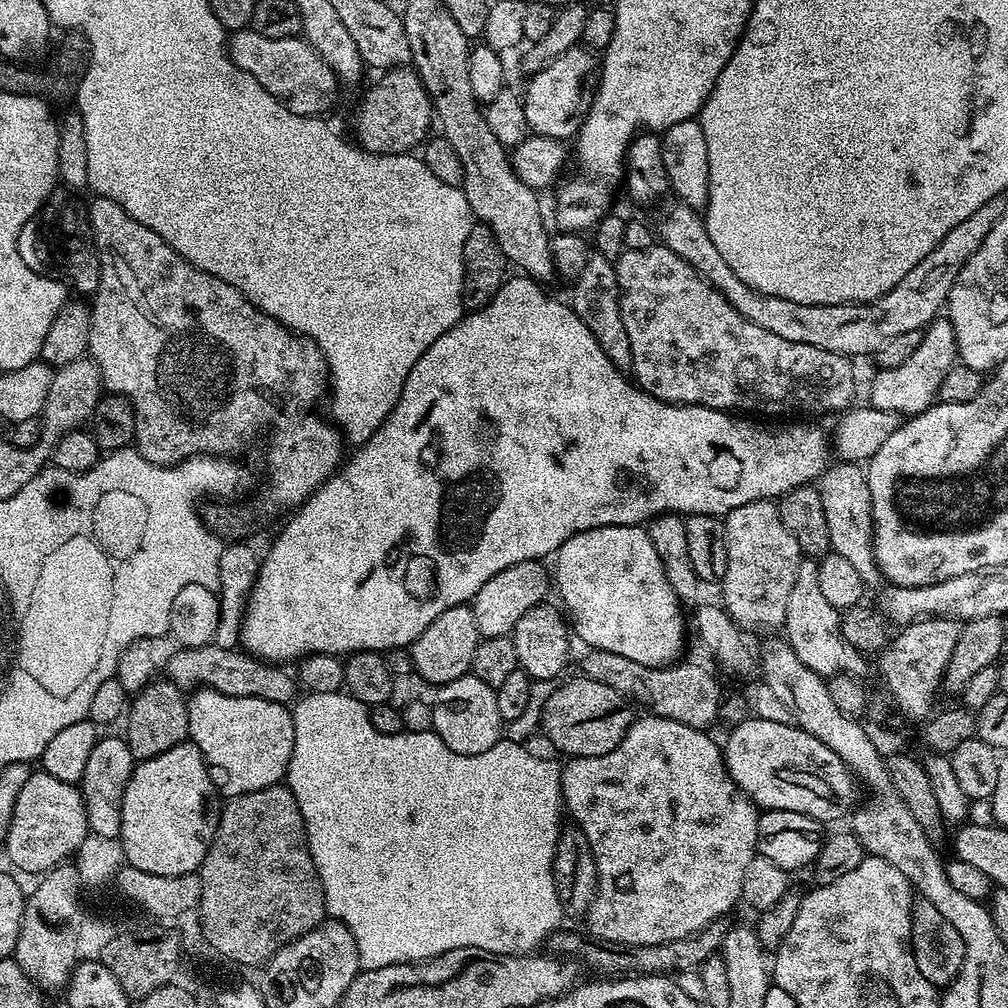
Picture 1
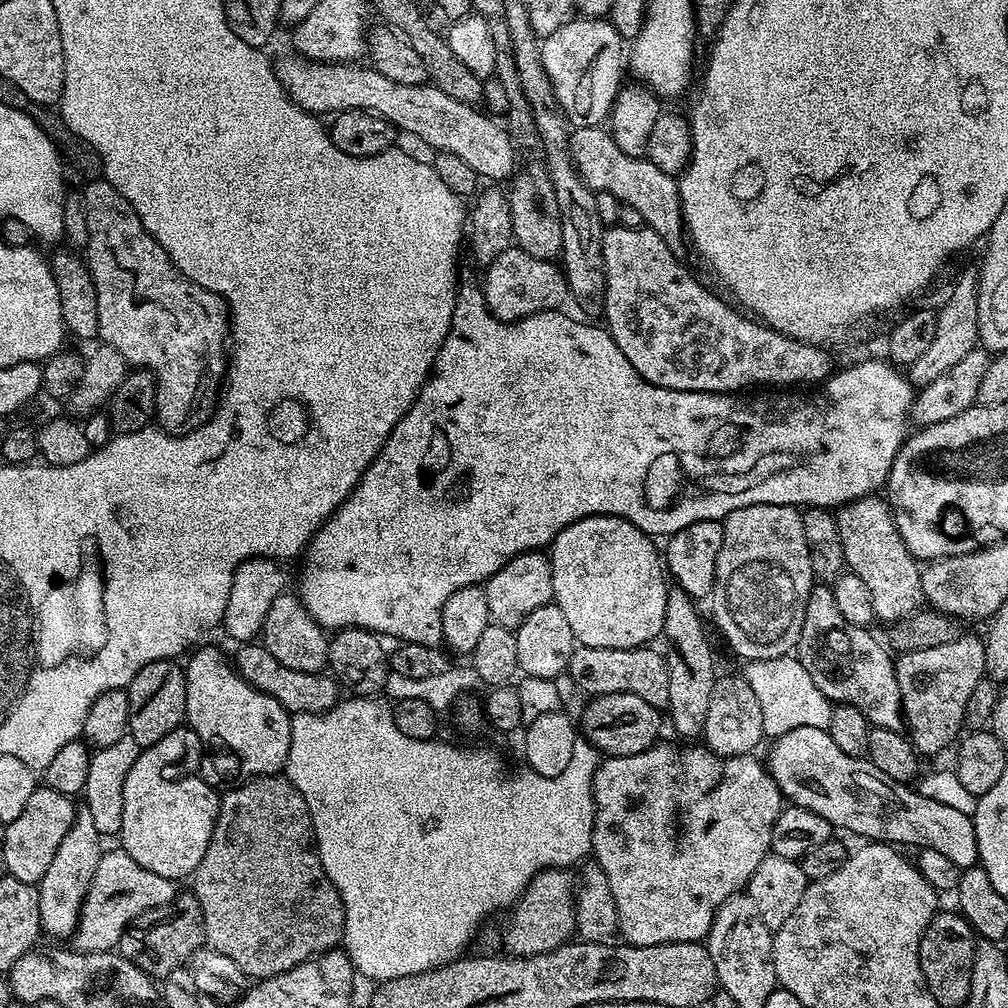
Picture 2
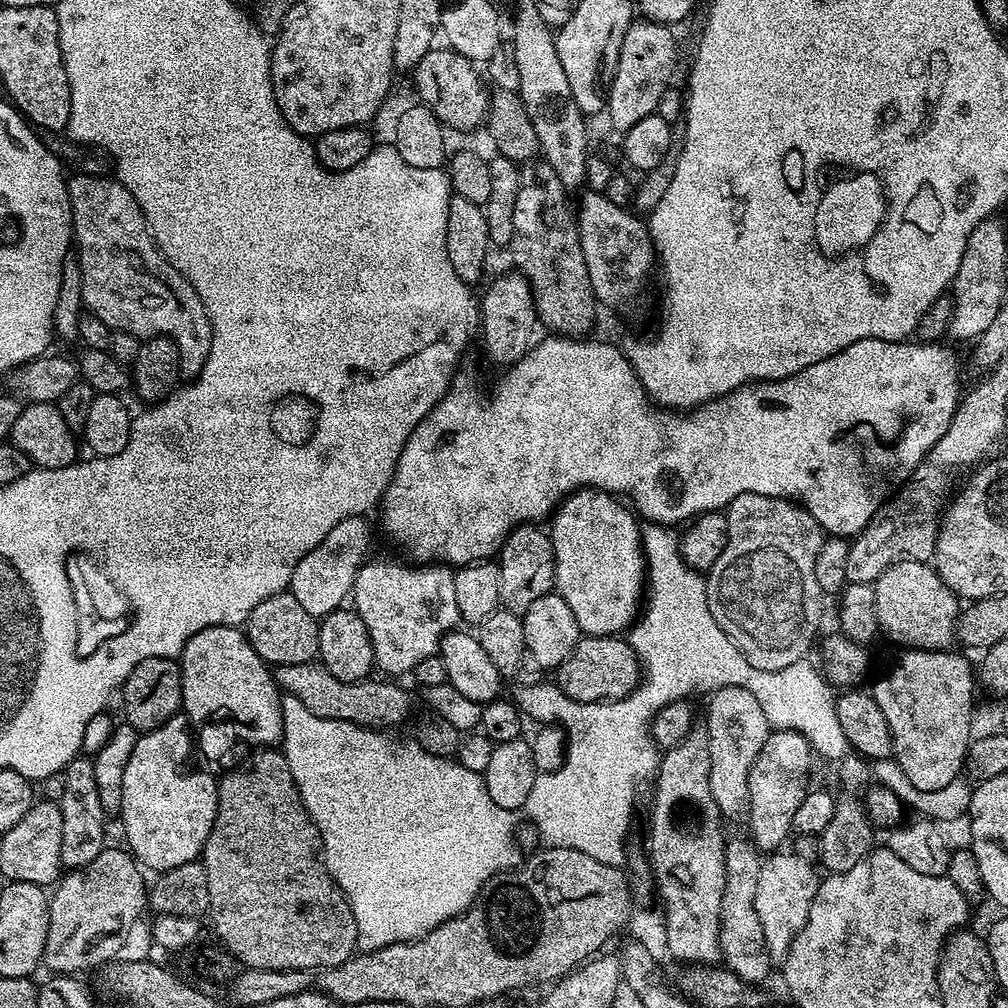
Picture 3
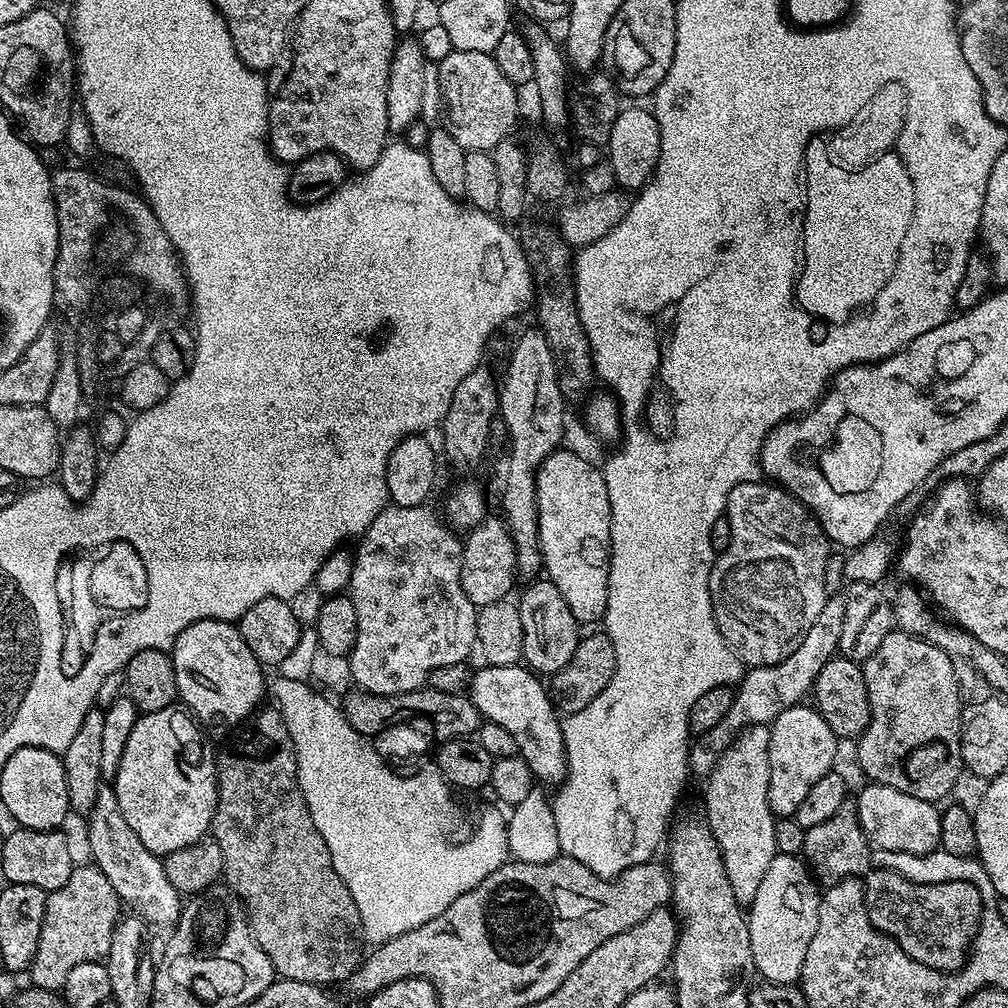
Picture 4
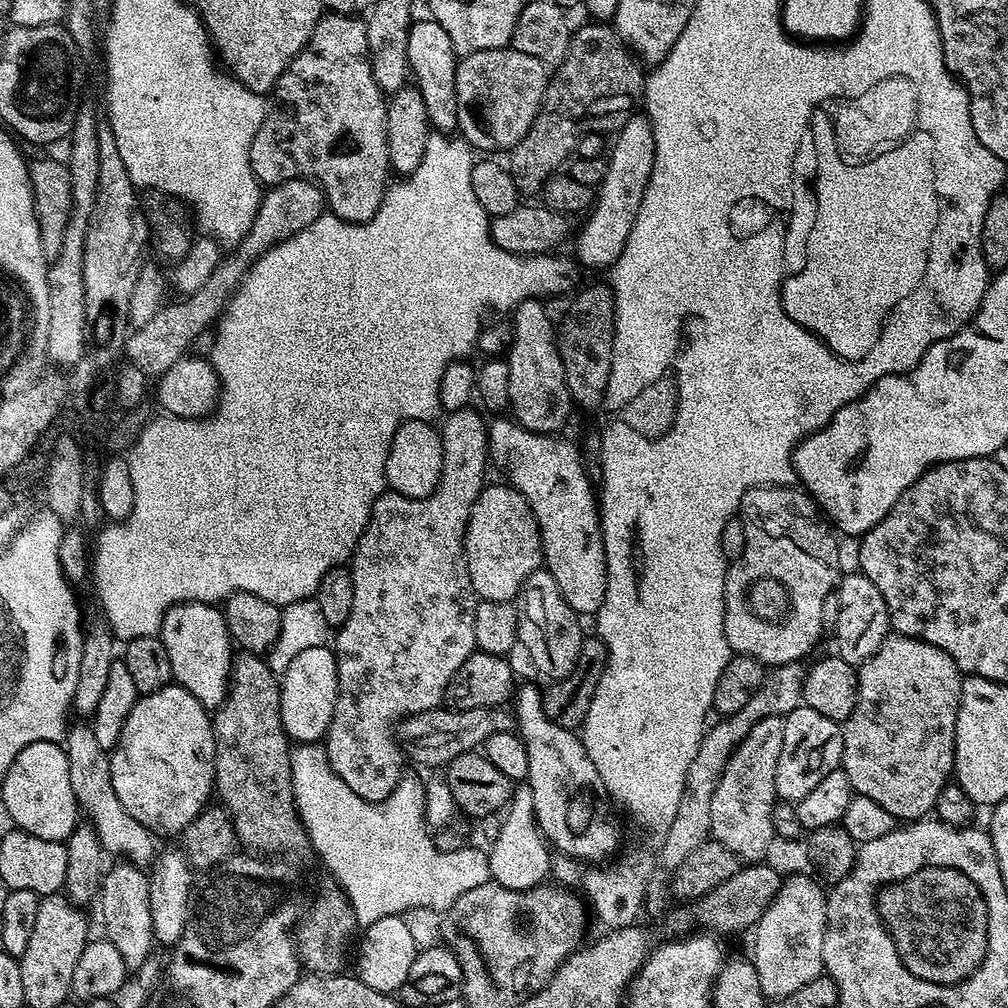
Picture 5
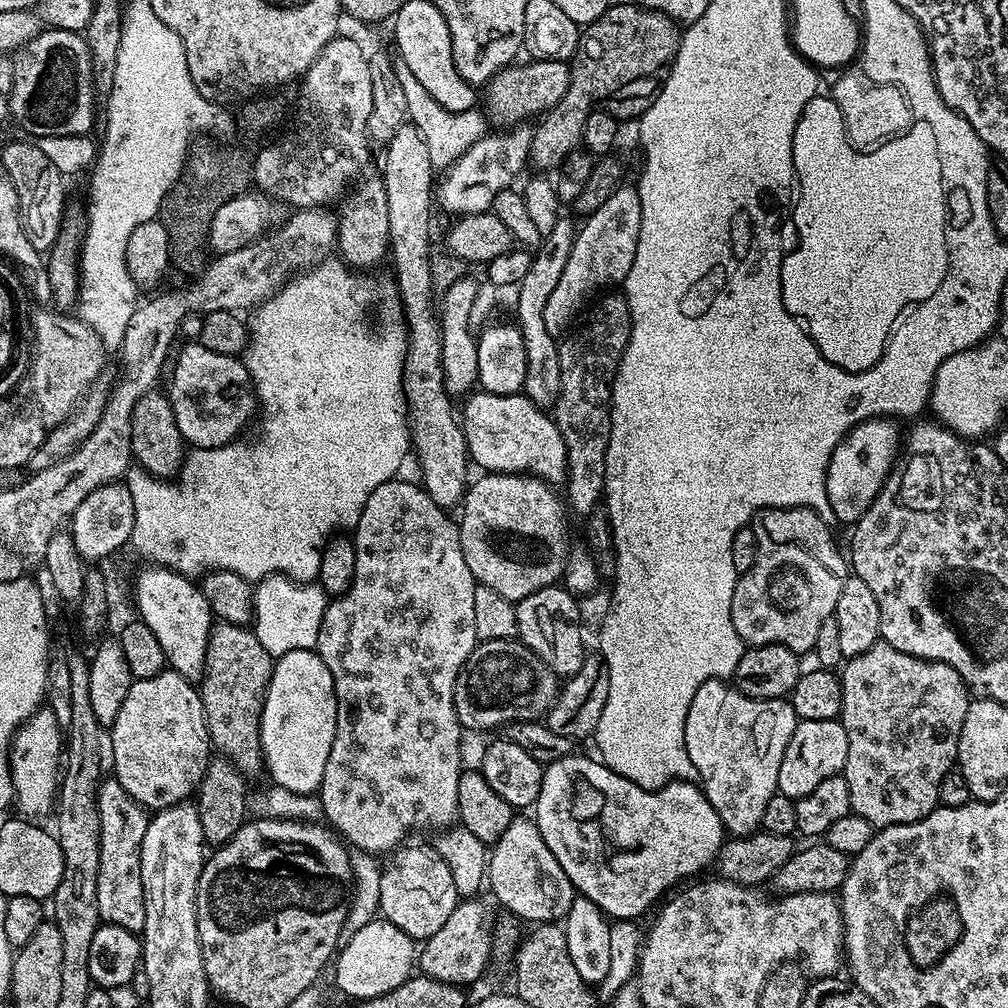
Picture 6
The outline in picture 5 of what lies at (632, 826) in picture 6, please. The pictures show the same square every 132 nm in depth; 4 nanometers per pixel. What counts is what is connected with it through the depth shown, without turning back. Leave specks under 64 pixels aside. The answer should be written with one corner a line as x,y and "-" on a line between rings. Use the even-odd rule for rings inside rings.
532,684
526,685
521,692
519,689
514,696
515,731
524,741
526,754
530,758
526,785
533,791
536,823
539,824
544,839
557,853
579,862
604,860
607,856
614,855
620,844
620,828
612,821
613,805
605,793
602,778
598,778
598,770
594,770
594,762
590,762
583,739
573,729
558,726
555,719
546,714
545,703
545,697
540,697
539,690

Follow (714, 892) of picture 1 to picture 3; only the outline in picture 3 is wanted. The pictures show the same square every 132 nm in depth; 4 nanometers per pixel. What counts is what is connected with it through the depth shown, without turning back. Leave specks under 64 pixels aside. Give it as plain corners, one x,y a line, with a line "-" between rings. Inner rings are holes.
791,728
769,731
766,742
750,770
748,779
748,832
753,844
761,853
768,854
779,849
792,832
794,814
802,798
810,790
808,775
812,772
814,753
811,743

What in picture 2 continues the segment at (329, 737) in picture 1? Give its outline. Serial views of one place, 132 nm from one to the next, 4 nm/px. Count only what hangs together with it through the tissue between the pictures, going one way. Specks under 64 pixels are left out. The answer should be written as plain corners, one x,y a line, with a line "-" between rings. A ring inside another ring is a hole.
356,696
341,699
323,714
295,714
290,730
290,754
286,765
286,775
298,794
306,798
308,813
312,819
312,829
316,835
316,853
320,855
322,866
334,882
344,903
343,951
348,953
353,969
368,980
383,982
428,972
431,968
441,968
457,959
472,940
472,935
480,928
480,923
491,912
499,908
507,909
516,903
524,888
540,872
547,868
567,869
568,864
579,865
592,850
592,823
596,817
596,803
592,797
592,779
596,773
598,753
587,740
577,739
573,757
566,770
558,777
547,778
529,768
520,772
510,772
501,758
486,750
463,752
443,744
440,738
419,740
406,738
398,726
394,726
392,704
384,698

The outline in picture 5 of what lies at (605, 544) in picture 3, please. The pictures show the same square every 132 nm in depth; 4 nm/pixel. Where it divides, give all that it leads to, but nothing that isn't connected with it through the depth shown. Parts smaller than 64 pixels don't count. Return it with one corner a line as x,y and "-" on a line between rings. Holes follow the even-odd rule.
504,418
493,419
488,424
488,455
491,463
508,472
507,479
511,487
517,488
526,498
526,502
530,502
530,510
540,527
542,564
552,575
554,582
558,582
562,598
566,598
568,605
578,614
595,614
599,612
606,598
608,575
604,539
600,529
598,492
594,487
594,481
588,477
584,469
581,449
577,445
575,448
570,441
563,440
563,435
531,432
511,418
502,419

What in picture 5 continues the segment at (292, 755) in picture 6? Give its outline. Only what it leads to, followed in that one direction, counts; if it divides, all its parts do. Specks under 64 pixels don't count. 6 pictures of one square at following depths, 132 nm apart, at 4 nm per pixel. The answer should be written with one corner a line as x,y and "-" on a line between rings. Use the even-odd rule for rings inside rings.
331,647
305,650
303,654
298,654
298,658
290,662
280,680
280,713
284,733
289,741
296,744
315,744
323,741
334,718
334,702
338,693
340,691
336,673
336,653

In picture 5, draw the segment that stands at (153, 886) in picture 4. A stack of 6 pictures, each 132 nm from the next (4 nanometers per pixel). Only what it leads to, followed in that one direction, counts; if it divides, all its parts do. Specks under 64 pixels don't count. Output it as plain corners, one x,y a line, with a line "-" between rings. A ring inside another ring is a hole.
84,722
73,723
65,733
64,749
69,760
70,781
72,790
85,817
90,821
105,853
116,854
129,863
137,866
149,865
156,856
153,833
140,822
127,814
122,802
114,793
113,778
110,774
109,753
98,745
91,725

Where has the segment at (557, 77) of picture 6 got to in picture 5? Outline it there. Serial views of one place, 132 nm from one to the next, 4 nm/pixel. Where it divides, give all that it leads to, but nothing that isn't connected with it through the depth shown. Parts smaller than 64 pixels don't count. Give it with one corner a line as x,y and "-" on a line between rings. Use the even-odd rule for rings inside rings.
513,47
474,51
463,55
455,72
455,94
458,97
457,131
461,139
480,152
504,152
525,136
533,124
550,79
547,65

